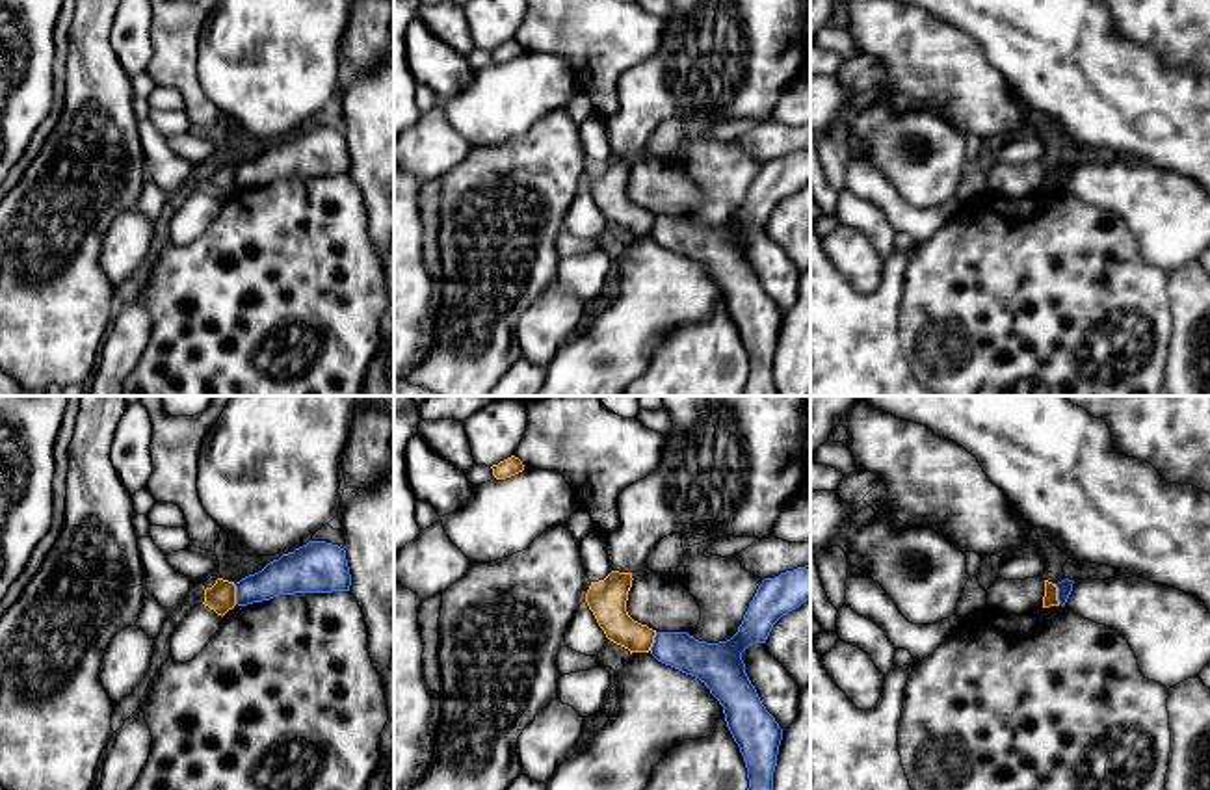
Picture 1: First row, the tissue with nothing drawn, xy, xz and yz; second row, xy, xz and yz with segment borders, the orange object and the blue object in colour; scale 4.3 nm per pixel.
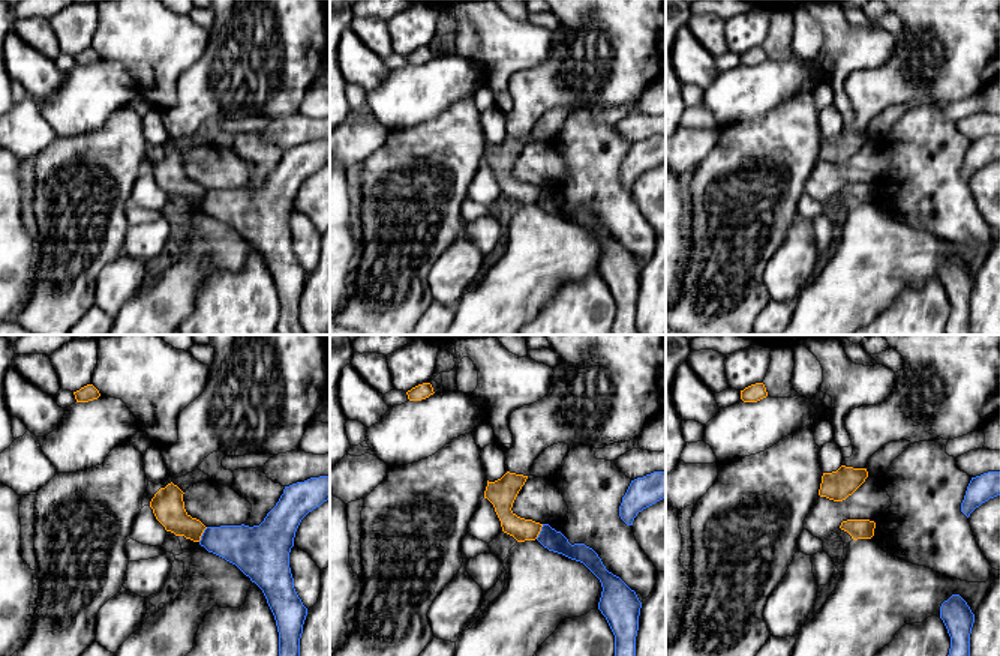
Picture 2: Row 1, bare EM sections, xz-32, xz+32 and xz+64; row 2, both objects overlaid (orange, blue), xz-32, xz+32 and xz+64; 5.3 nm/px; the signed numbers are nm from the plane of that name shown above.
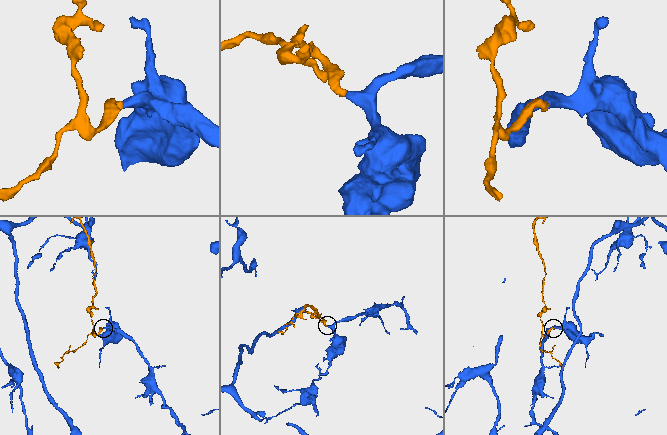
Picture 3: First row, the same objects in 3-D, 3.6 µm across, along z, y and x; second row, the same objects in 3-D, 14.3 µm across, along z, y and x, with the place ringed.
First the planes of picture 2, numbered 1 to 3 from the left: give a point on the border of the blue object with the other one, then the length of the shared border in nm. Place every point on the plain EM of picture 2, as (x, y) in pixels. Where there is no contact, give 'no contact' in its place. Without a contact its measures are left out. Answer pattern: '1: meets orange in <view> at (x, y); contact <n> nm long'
1: meets orange in xz-32 at (201, 198); contact 90 nm long
2: meets orange in xz+32 at (540, 194); contact 90 nm long
3: no contact

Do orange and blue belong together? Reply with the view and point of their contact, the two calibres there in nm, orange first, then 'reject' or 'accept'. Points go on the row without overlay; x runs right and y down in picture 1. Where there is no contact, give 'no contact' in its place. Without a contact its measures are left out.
xy (235, 177) | 130/170 nm | reject

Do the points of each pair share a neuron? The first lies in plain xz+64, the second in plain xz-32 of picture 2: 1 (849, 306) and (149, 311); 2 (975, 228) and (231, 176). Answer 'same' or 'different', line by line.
1: same
2: different

